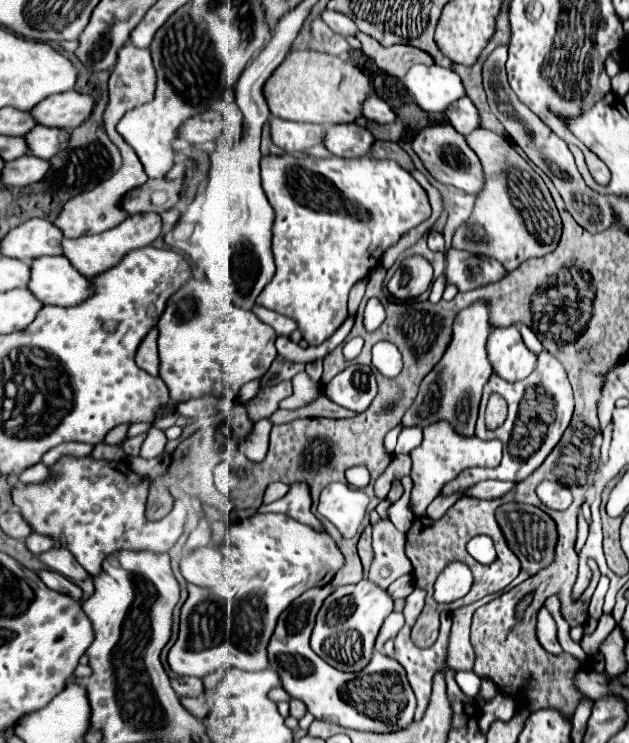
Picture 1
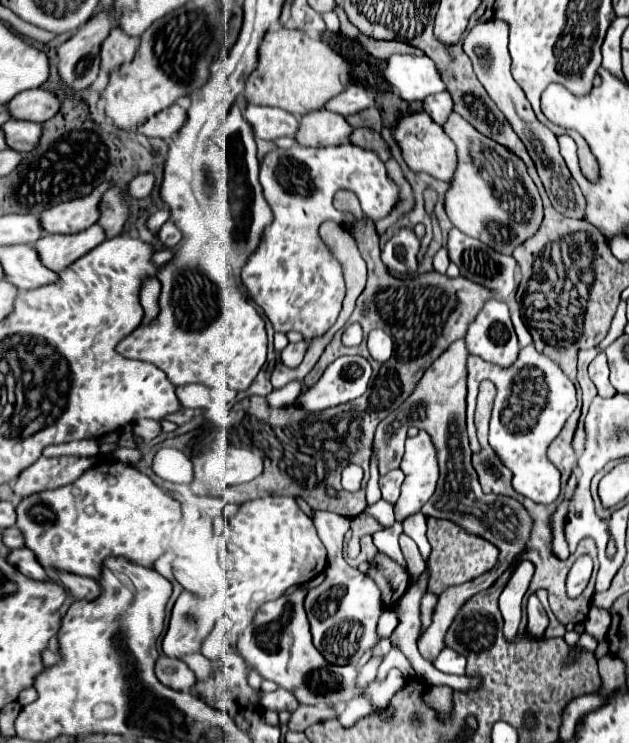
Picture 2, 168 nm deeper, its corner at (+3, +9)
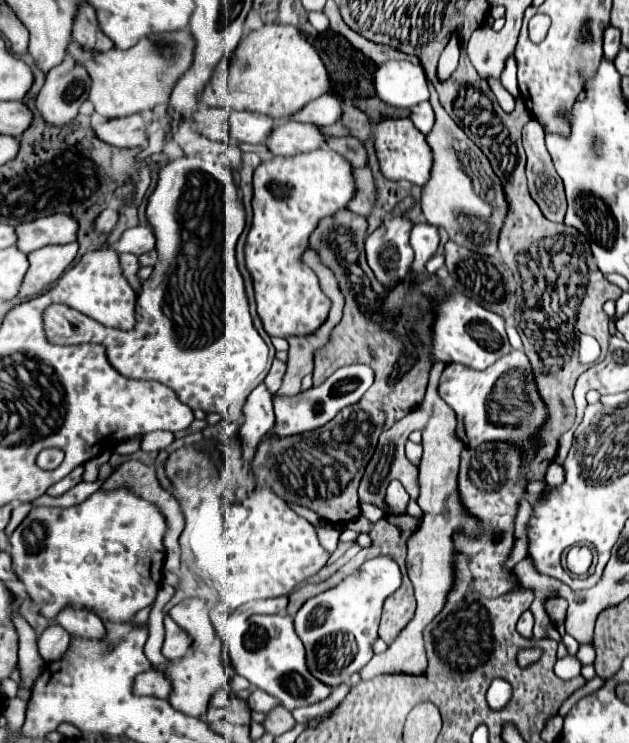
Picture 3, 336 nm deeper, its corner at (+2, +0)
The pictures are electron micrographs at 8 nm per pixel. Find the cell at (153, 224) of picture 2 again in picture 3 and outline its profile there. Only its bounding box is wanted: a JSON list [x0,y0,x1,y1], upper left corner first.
[108,225,154,255]

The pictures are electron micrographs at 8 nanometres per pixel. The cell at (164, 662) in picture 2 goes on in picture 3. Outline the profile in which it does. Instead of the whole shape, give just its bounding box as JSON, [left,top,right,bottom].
[134,669,172,699]

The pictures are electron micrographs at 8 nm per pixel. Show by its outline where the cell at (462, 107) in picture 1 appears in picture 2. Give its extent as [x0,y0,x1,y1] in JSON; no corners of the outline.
[423,92,453,126]

